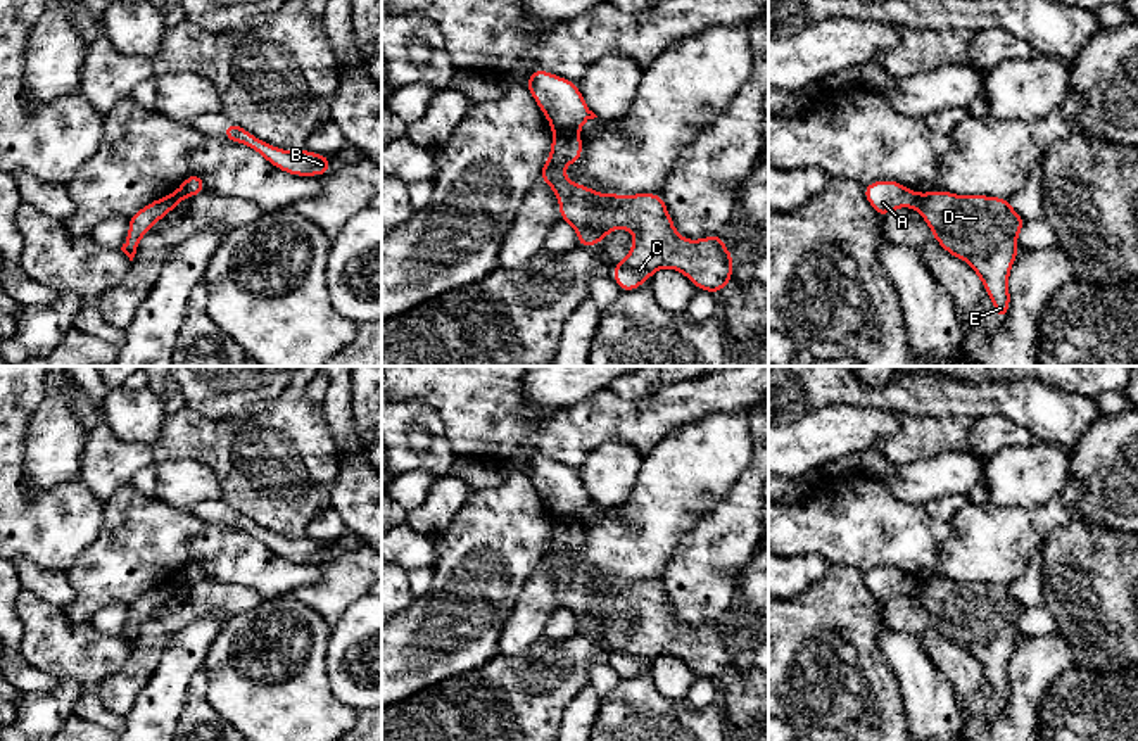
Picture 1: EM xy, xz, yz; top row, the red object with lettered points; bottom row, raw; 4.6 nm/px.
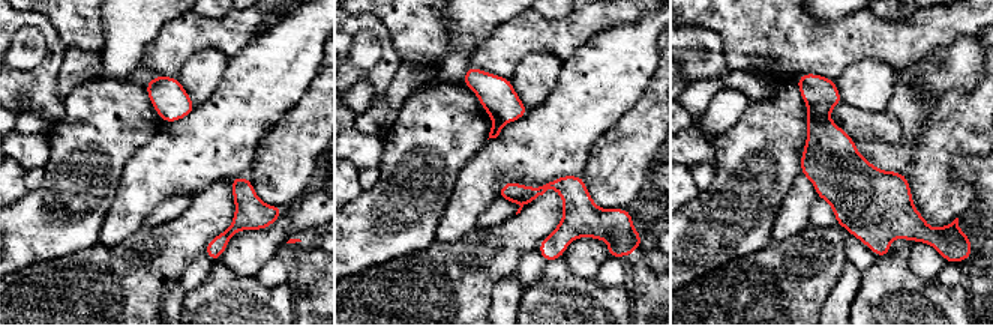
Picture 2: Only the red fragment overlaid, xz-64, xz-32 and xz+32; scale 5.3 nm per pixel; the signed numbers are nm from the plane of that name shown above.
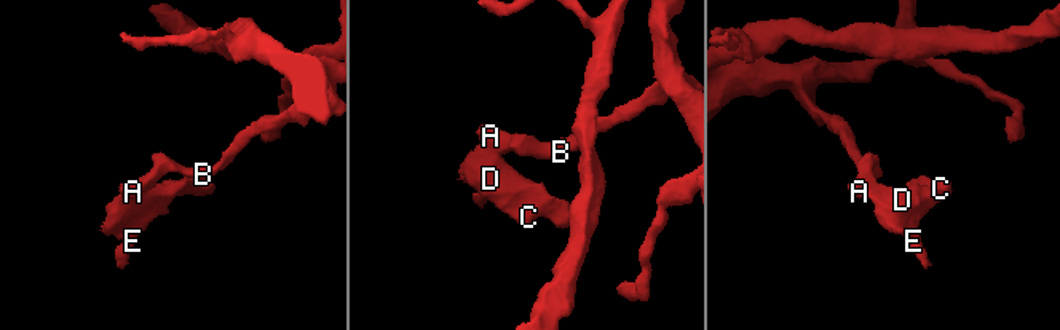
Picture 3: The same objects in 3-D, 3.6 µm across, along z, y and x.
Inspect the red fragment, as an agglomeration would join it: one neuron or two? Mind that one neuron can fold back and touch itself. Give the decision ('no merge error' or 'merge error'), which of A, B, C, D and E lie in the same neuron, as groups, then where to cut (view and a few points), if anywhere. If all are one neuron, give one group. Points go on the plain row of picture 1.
merge error; groups A B / C D E; cut xz (553, 513), (577, 520)

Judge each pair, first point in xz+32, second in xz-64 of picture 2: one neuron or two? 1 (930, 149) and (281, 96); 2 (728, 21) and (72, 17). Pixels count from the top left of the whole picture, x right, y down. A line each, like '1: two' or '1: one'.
1: two
2: one

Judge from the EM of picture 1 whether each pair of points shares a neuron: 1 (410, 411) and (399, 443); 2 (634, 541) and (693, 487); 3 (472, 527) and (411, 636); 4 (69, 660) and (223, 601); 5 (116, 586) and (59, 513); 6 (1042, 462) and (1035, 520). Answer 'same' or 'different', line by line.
1: same
2: same
3: same
4: different
5: different
6: different

